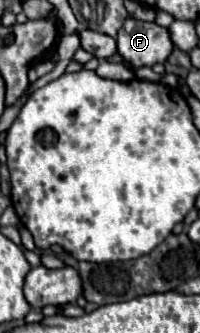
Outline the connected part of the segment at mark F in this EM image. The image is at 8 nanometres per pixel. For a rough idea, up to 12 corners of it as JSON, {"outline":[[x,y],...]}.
{"outline":[[126,19],[118,53],[136,69],[174,49],[166,27]]}

